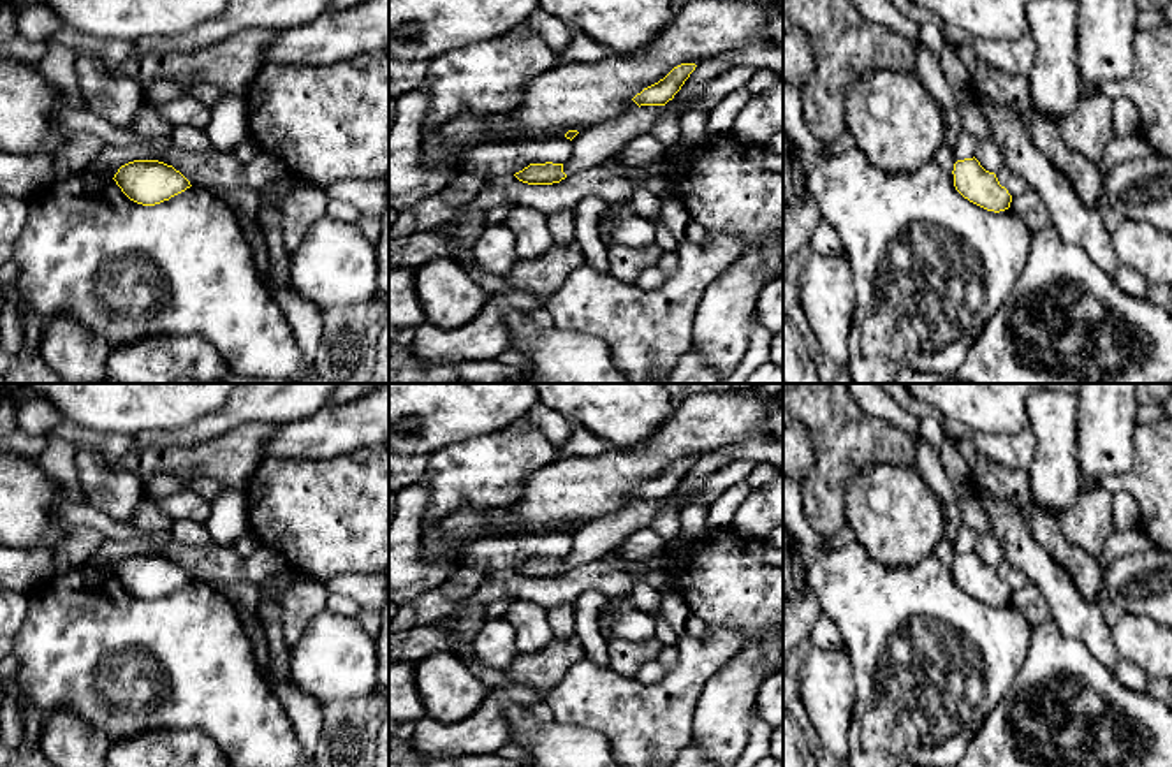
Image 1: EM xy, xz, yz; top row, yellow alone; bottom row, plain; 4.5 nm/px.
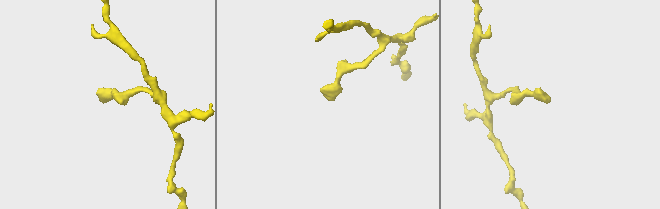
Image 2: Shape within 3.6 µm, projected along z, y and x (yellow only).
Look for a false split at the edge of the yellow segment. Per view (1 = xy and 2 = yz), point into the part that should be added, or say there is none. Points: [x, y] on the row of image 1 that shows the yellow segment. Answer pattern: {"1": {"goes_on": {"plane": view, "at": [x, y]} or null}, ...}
{"1": {"goes_on": null}, "2": {"goes_on": null}}

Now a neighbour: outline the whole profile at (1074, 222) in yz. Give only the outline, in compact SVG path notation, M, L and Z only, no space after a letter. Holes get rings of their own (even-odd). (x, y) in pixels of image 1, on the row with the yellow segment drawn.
M978 90L975 104L989 125L991 139L998 144L1005 165L1042 195L1051 227L1061 239L1082 248L1100 269L1114 276L1121 262L1100 211L1088 208L1068 178L1031 142L1021 114L994 104Z

